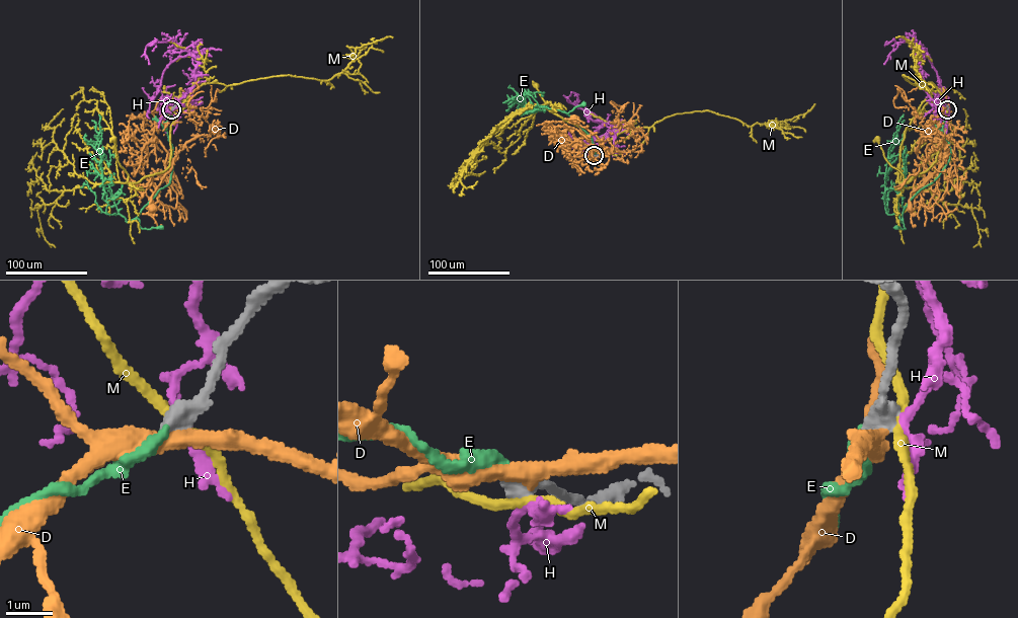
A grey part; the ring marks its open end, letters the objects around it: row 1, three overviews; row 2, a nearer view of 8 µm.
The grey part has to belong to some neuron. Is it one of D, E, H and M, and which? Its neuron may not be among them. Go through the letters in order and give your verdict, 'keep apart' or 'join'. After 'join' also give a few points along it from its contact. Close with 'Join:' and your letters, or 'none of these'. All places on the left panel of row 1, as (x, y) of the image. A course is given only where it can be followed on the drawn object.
D: keep apart
E: join; it runs (171, 109), (166, 112), (166, 125), (173, 150), (169, 182), (135, 218), (142, 228), (161, 227)
H: keep apart
M: keep apart
Join: E

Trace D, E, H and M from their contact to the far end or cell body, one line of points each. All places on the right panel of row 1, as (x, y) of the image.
D: (947, 109), (947, 118), (945, 109), (939, 111), (933, 127), (941, 140), (943, 163), (912, 192), (910, 208)
E: (947, 109), (942, 131), (951, 150), (949, 159), (939, 175), (905, 208), (902, 218), (905, 228), (895, 227)
H: (947, 109), (946, 101), (934, 101), (925, 88), (917, 68), (922, 51), (940, 87), (924, 118)
M: (947, 109), (947, 129), (936, 160), (909, 182), (903, 182), (903, 175), (885, 158), (877, 139)

